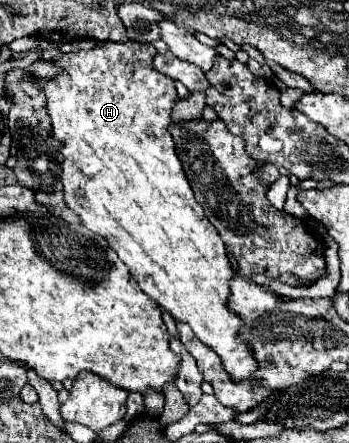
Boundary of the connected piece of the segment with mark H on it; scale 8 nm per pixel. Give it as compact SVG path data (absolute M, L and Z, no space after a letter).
M127 41L127 43L99 43L97 47L89 49L89 51L79 51L79 53L67 53L63 55L59 61L53 61L55 65L59 65L63 69L63 73L59 77L55 77L53 81L41 81L41 79L35 79L35 83L29 83L27 79L21 81L23 85L23 91L27 91L27 95L37 95L39 91L45 91L47 95L47 113L53 121L53 135L57 141L61 141L61 153L63 153L63 173L61 173L61 181L63 181L63 193L65 193L65 203L69 209L73 209L81 219L83 219L83 225L87 229L91 229L93 233L101 235L107 239L109 247L119 255L119 259L123 259L123 263L129 267L131 275L135 275L135 281L139 283L139 287L153 299L157 301L163 309L167 309L173 319L177 321L183 321L187 325L191 325L195 337L209 345L223 361L223 367L225 371L231 375L231 379L235 381L241 381L241 379L247 379L249 375L253 375L257 371L257 361L253 359L253 353L249 349L249 345L245 341L241 341L237 337L237 331L241 327L241 319L237 315L233 315L229 309L227 309L227 297L229 297L229 279L233 277L233 269L231 269L231 263L227 259L227 251L225 251L225 243L221 241L217 229L207 221L205 213L203 213L203 207L195 201L195 195L189 187L189 181L185 179L185 173L183 173L183 167L181 167L181 161L177 159L177 153L175 153L175 143L171 139L171 135L167 133L169 129L169 123L171 123L171 109L175 105L175 101L179 99L177 97L177 91L173 87L173 81L155 71L153 69L153 57L155 57L155 47L151 43L135 43L135 41Z

